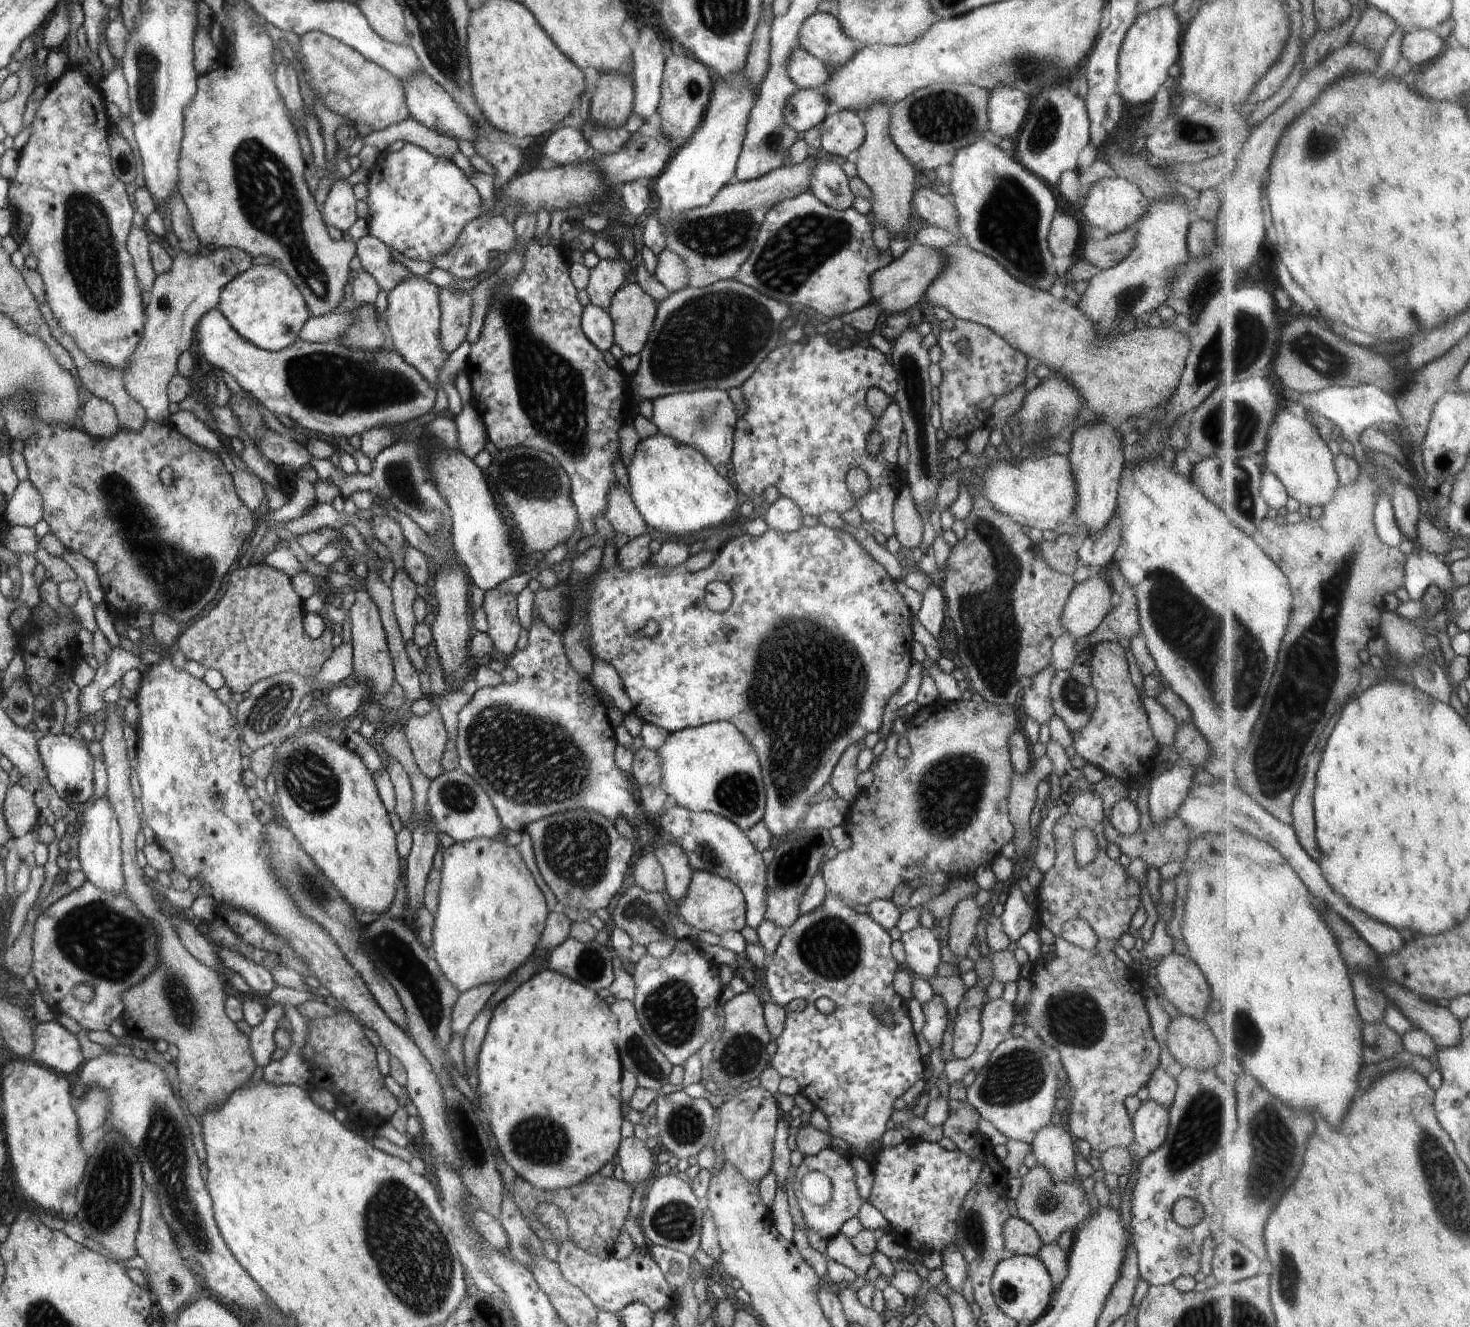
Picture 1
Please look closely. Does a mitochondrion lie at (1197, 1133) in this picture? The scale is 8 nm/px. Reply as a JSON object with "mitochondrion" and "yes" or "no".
{"mitochondrion":"yes"}

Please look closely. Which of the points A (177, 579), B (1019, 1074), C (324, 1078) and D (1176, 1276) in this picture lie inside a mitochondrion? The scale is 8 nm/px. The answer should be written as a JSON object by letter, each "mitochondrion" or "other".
{"A":"mitochondrion","B":"mitochondrion","C":"other","D":"other"}

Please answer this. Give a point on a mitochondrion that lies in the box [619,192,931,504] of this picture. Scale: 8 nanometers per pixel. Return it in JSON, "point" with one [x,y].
{"point":[711,336]}

